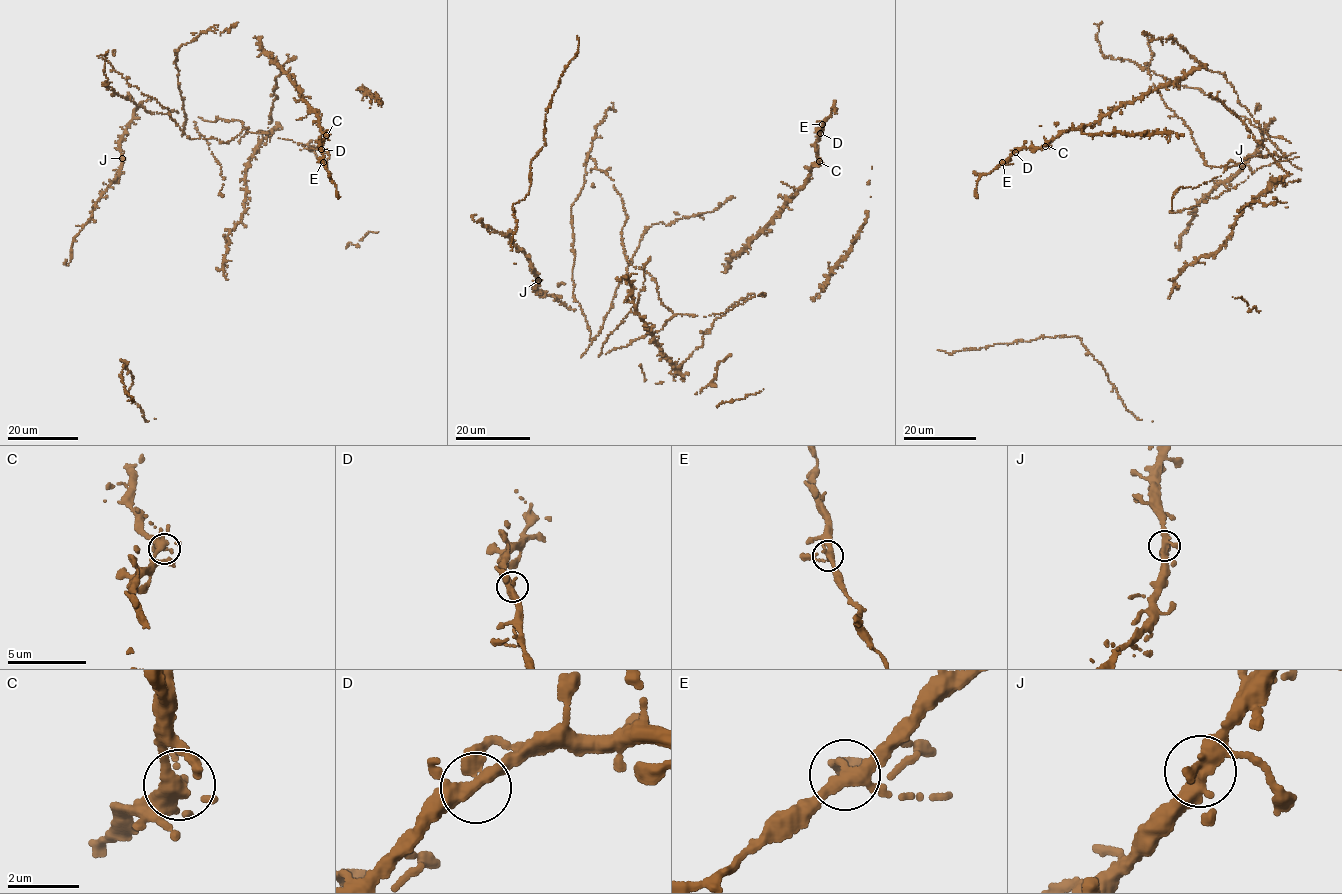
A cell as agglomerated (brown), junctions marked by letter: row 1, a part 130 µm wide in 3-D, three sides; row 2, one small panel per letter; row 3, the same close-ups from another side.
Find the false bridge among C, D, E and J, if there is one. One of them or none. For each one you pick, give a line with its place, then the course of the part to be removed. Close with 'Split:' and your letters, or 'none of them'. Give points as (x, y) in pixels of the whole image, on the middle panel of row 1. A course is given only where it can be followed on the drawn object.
Split: none of them

